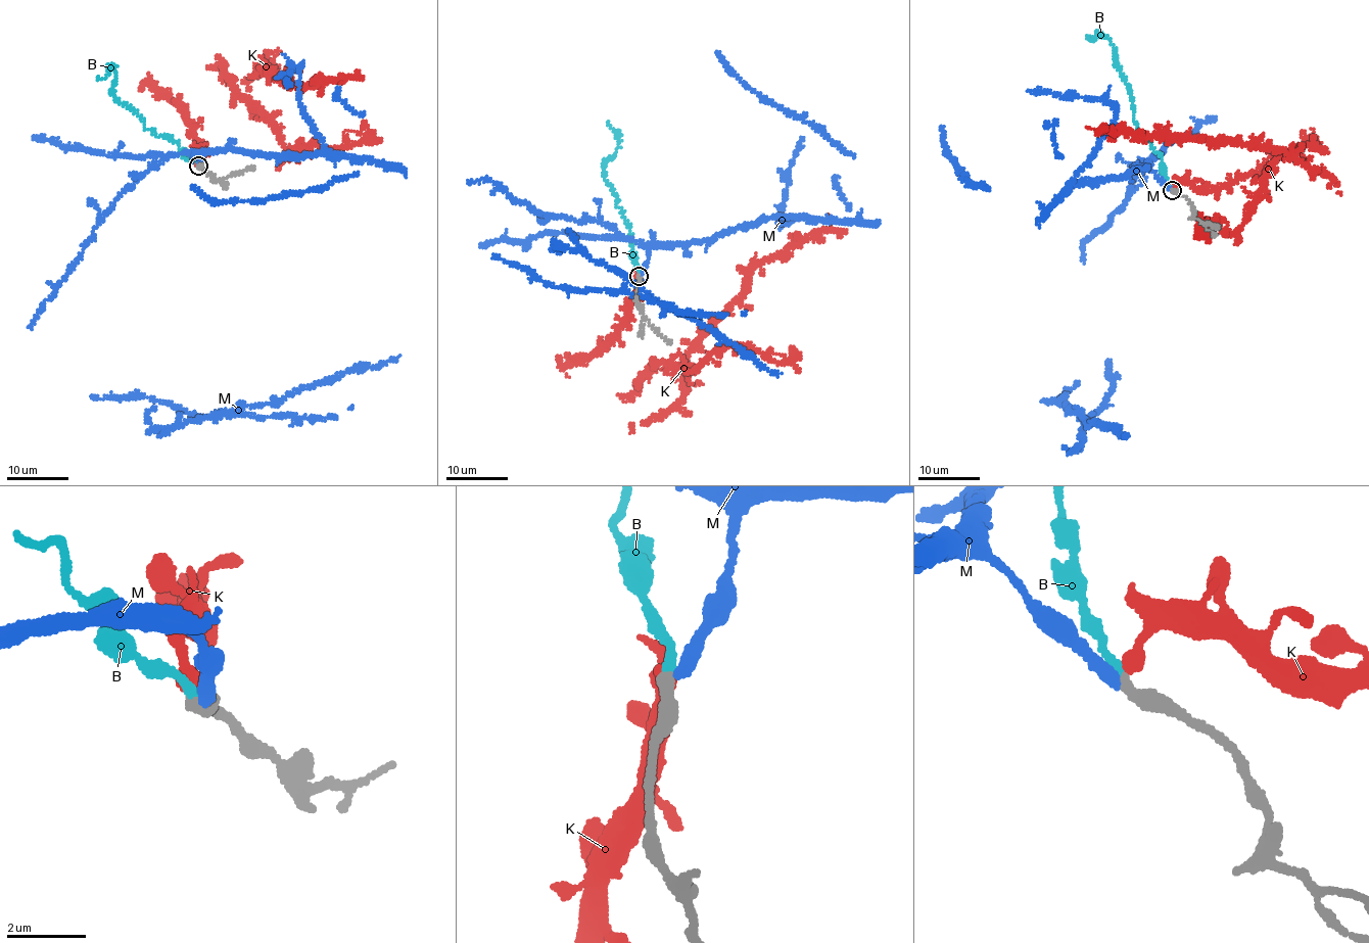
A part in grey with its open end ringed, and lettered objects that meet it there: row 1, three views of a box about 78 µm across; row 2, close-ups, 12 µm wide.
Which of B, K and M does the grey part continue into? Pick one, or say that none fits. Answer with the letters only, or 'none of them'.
M

